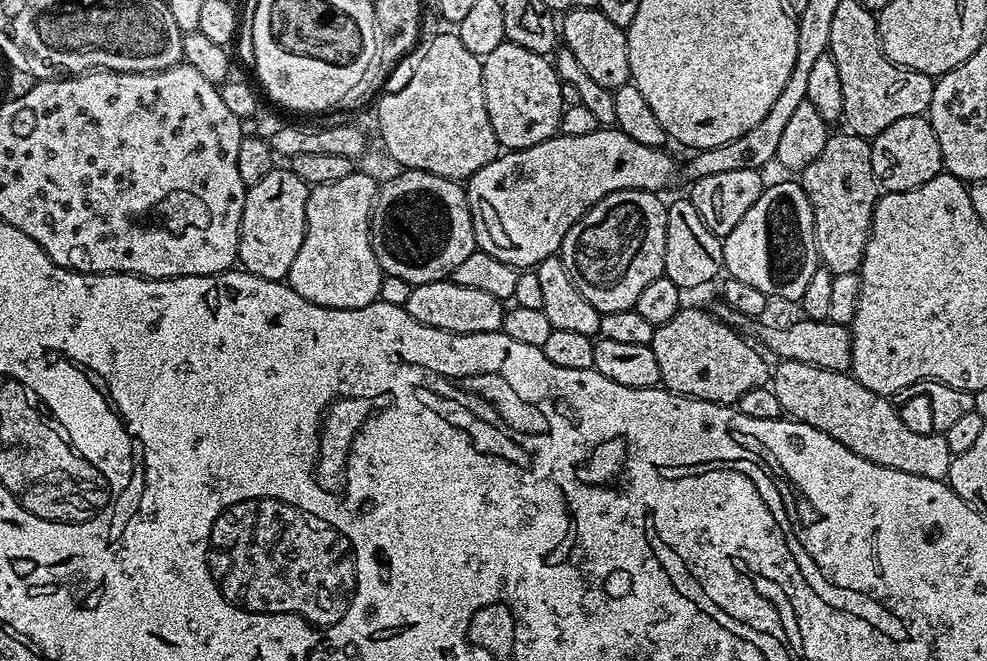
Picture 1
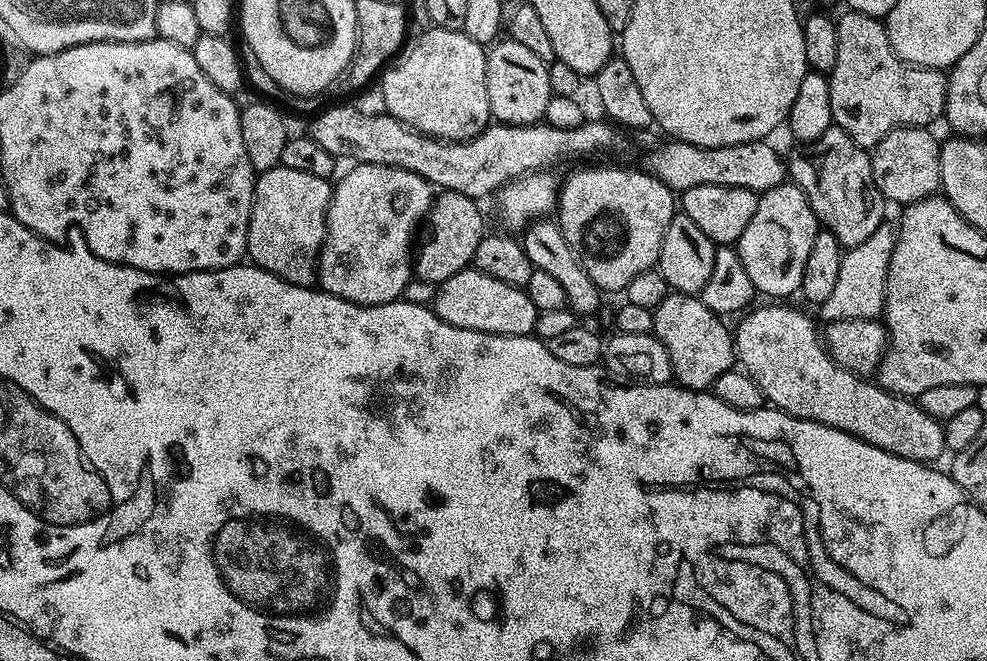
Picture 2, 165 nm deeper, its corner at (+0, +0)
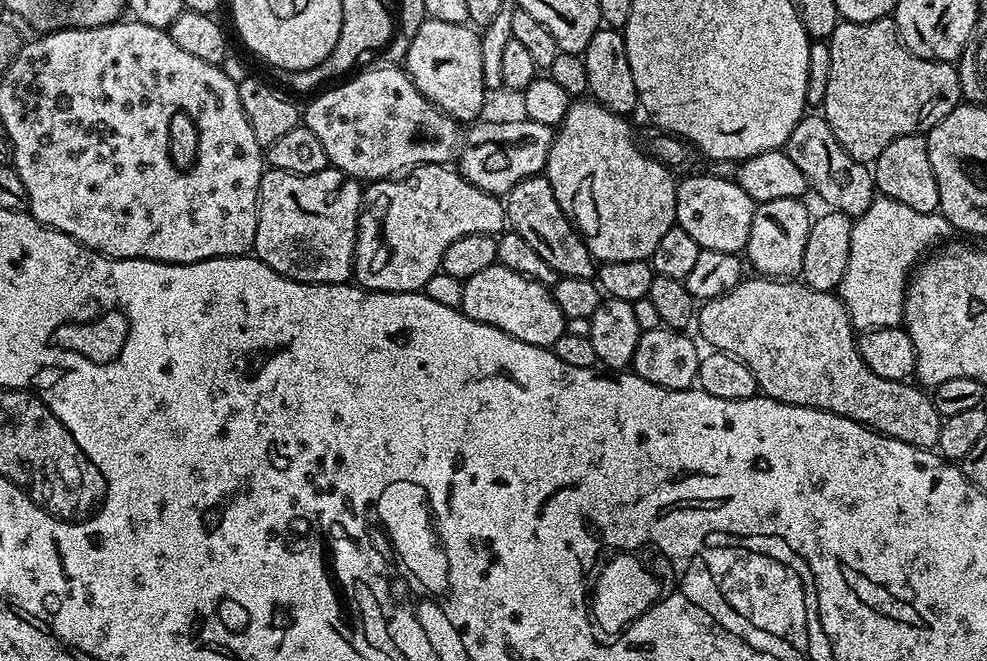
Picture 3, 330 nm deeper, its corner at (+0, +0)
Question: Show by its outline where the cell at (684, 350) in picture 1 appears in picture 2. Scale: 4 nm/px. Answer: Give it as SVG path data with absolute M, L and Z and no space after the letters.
M672 292L653 311L652 332L666 346L670 354L670 366L675 383L693 390L711 389L718 374L733 371L736 346L733 333L721 317L713 314L703 304L699 295L688 296L684 292Z

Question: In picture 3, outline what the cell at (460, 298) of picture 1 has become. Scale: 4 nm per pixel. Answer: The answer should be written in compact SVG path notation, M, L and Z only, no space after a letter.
M498 263L486 266L486 270L464 281L459 309L474 322L494 326L518 338L518 342L530 342L530 346L539 348L551 348L566 331L564 315L558 310L558 302L554 302L549 285L514 274L514 270Z

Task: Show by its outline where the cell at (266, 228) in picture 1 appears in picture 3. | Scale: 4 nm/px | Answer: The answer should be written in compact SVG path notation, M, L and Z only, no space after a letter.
M329 166L305 176L268 168L260 180L260 206L256 209L256 259L299 284L349 283L361 203L361 181L337 168Z

